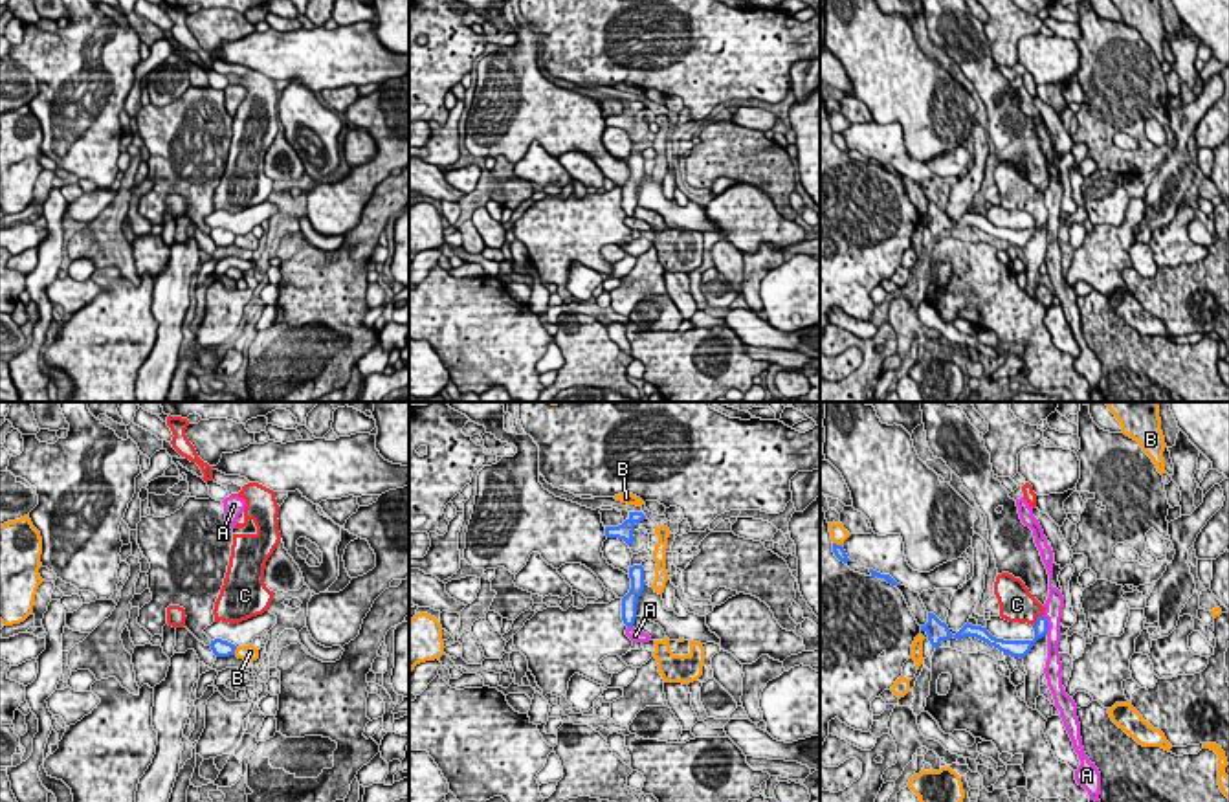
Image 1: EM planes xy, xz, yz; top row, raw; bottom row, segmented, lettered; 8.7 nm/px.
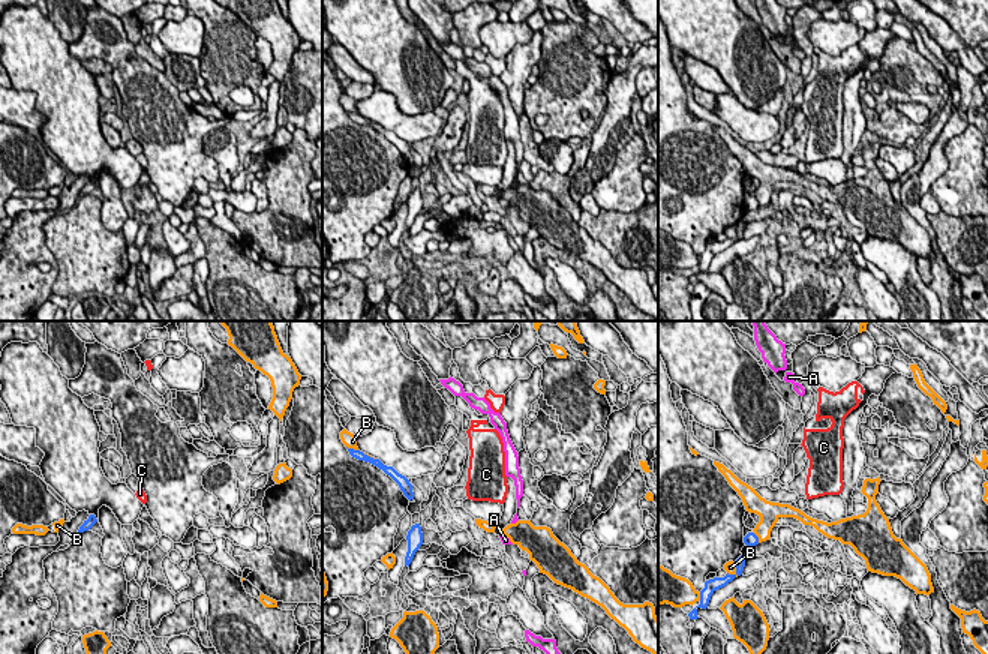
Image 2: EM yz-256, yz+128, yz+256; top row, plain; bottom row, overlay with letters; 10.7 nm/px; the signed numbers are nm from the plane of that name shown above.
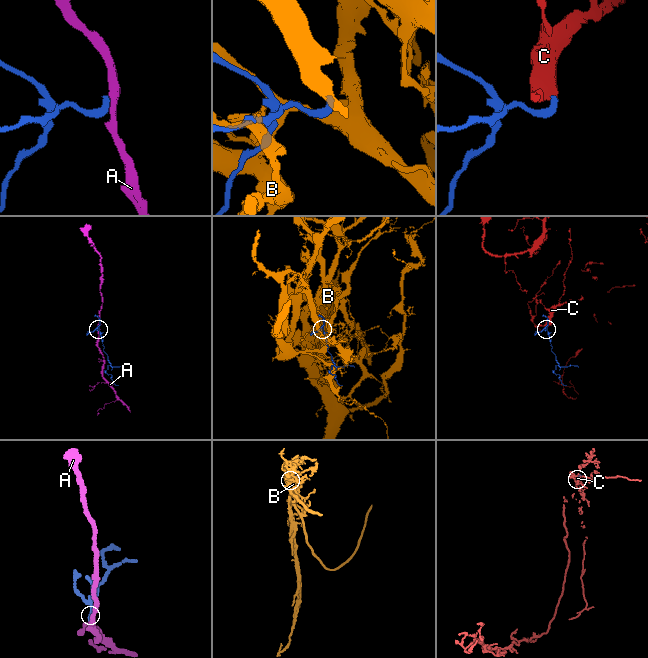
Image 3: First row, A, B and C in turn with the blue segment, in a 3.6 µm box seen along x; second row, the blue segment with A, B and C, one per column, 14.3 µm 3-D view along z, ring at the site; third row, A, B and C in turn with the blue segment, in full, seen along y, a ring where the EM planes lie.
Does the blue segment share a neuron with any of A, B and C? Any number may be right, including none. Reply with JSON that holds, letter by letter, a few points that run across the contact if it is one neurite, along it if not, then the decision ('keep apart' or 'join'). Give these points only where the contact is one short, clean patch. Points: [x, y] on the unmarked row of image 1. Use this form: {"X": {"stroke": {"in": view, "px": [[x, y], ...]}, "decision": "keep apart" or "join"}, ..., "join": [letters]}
{"A": {"stroke": {"in": "yz", "px": [[1042, 204], [1048, 222]]}, "decision": "keep apart"}, "B": {"decision": "keep apart"}, "C": {"stroke": {"in": "yz", "px": [[1040, 217], [1037, 208], [1017, 193]]}, "decision": "join"}, "join": ["C"]}

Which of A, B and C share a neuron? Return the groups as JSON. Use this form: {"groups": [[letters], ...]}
{"groups": [["A"], ["B"], ["C"]]}

